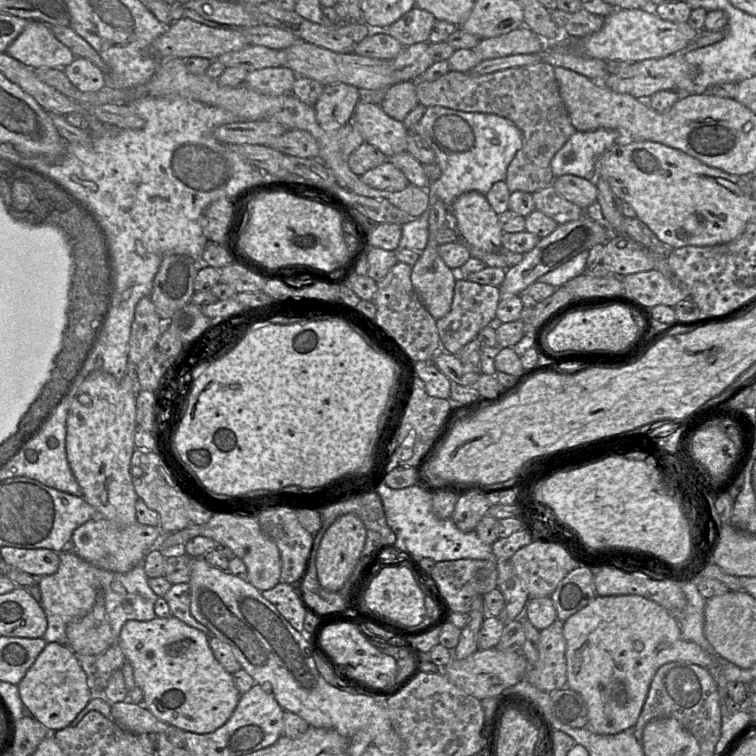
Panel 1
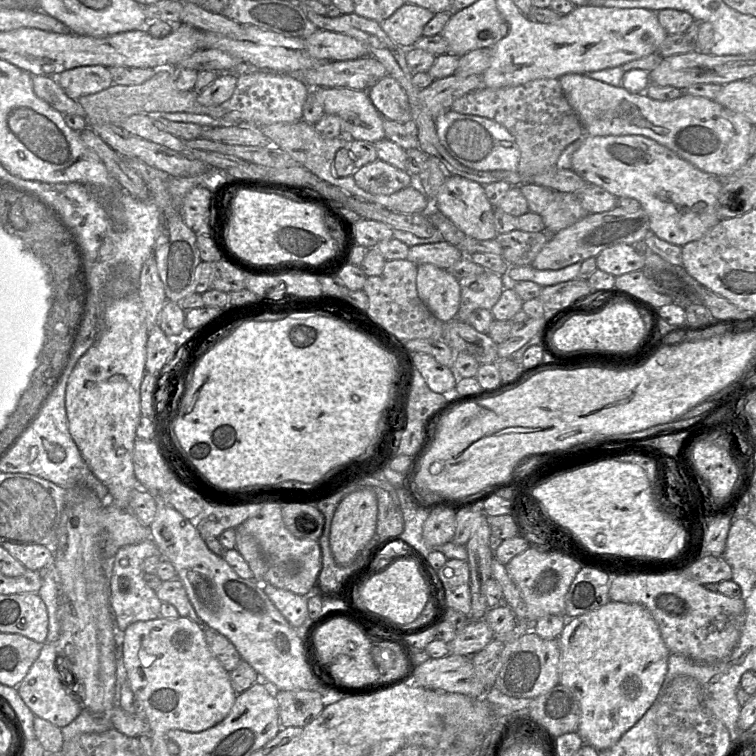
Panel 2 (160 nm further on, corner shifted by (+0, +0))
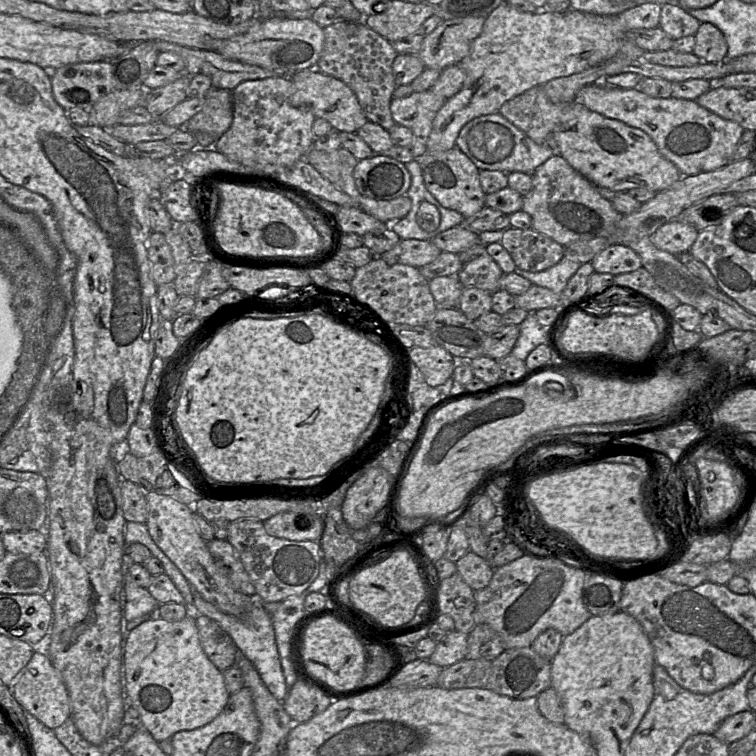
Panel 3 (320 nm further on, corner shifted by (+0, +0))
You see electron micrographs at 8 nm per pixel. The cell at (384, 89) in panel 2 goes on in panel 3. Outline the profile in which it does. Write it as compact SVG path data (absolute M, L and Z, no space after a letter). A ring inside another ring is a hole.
M431 89L391 100L390 111L394 122L412 131L410 150L414 159L420 159L427 151L433 120L446 101Z

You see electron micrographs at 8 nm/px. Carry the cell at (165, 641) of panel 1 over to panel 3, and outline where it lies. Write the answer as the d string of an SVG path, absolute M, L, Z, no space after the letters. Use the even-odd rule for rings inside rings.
M157 615L133 628L127 638L124 656L126 700L137 708L142 725L161 742L182 730L193 730L212 722L225 708L230 692L224 674L205 653L199 638L196 618L187 615L180 621L168 621Z

